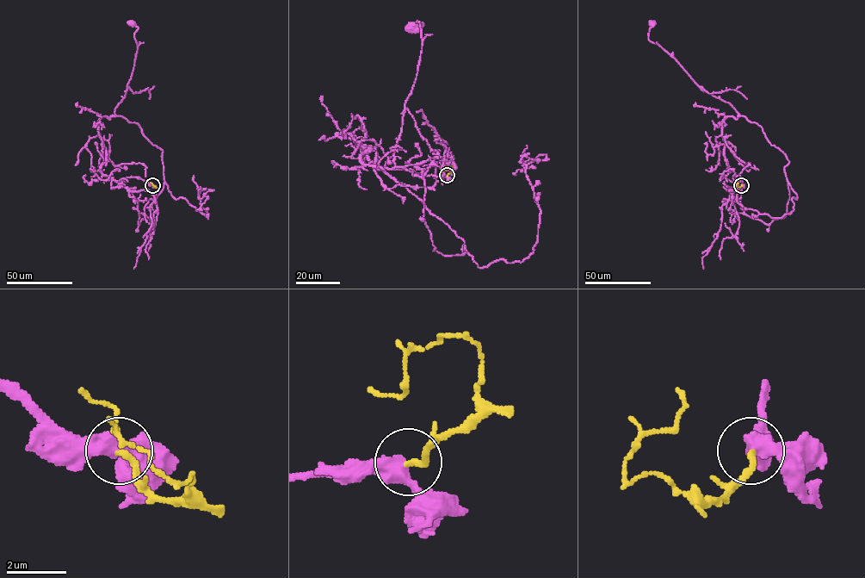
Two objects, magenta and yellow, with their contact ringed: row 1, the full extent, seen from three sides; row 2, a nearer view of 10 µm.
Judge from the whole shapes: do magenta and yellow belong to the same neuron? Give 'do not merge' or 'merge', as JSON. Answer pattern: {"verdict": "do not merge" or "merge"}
{"verdict": "merge"}

